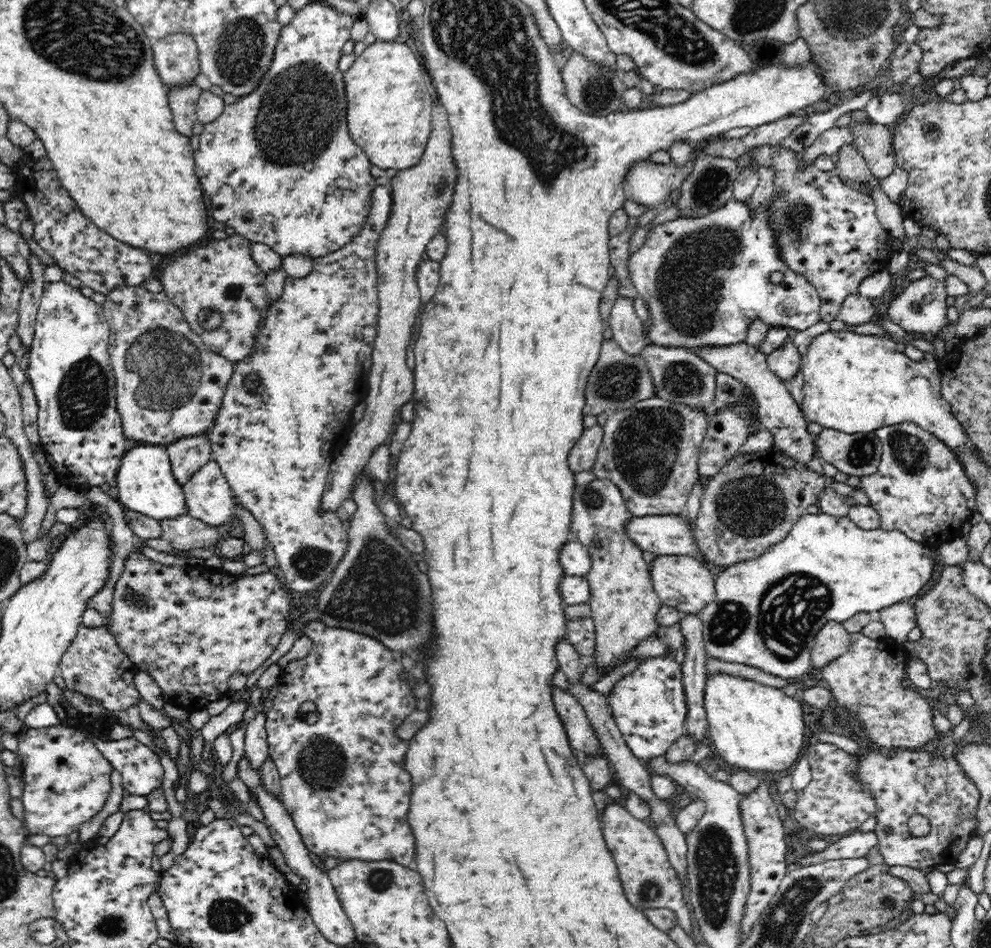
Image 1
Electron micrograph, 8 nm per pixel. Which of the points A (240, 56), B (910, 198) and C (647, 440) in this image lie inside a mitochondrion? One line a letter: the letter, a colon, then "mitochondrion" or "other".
A: mitochondrion
B: other
C: mitochondrion

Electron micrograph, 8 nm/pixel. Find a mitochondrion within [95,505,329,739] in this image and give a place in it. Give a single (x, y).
(141, 601)

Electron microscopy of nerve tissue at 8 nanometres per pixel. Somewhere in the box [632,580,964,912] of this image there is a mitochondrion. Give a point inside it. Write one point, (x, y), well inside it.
(647, 891)

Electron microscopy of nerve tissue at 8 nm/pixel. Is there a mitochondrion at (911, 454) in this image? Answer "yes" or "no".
yes

